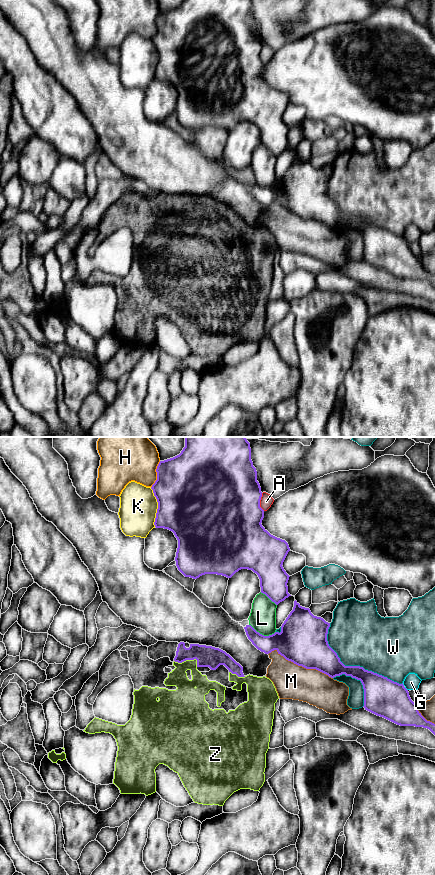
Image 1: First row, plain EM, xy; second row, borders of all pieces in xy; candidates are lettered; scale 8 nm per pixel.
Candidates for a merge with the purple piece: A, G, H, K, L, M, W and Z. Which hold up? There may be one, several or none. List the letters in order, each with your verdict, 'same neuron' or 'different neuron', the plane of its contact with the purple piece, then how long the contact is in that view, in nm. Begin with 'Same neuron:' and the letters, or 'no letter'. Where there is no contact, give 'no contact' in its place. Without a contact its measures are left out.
Same neuron: no letter
A: different neuron | xy | 150 nm
G: different neuron | xy | 40 nm
H: different neuron | xy | 220 nm
K: different neuron | xy | 320 nm
L: different neuron | xy | 220 nm
M: different neuron | xy | 550 nm
W: different neuron | xy | 750 nm
Z: different neuron | xy | 200 nm

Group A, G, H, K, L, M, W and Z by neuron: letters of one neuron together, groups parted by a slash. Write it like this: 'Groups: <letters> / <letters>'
Groups: A / G / H / K / L / M / W / Z

